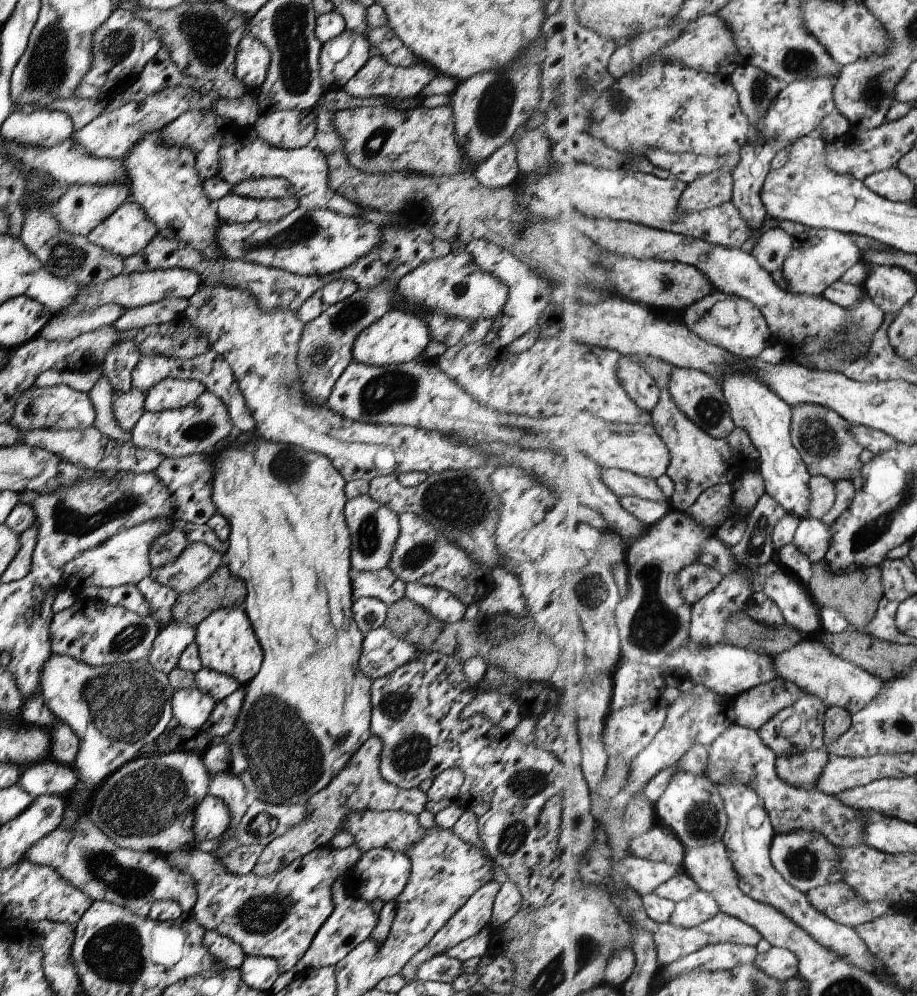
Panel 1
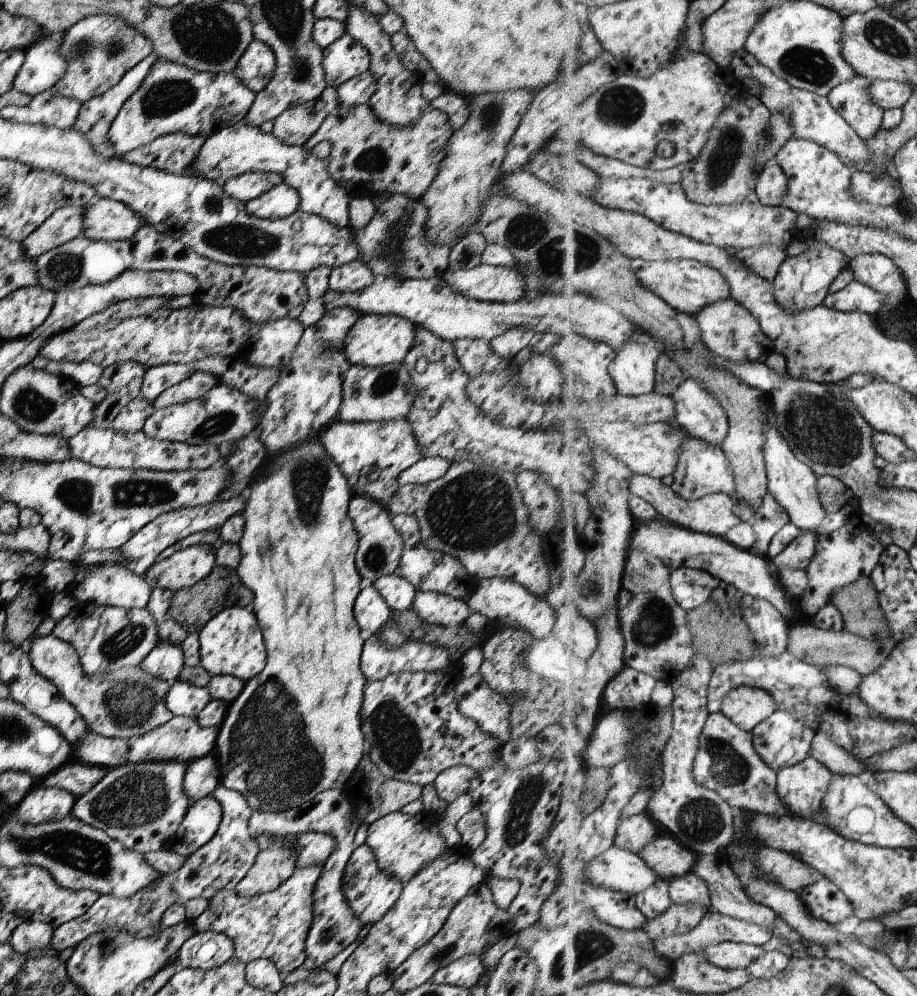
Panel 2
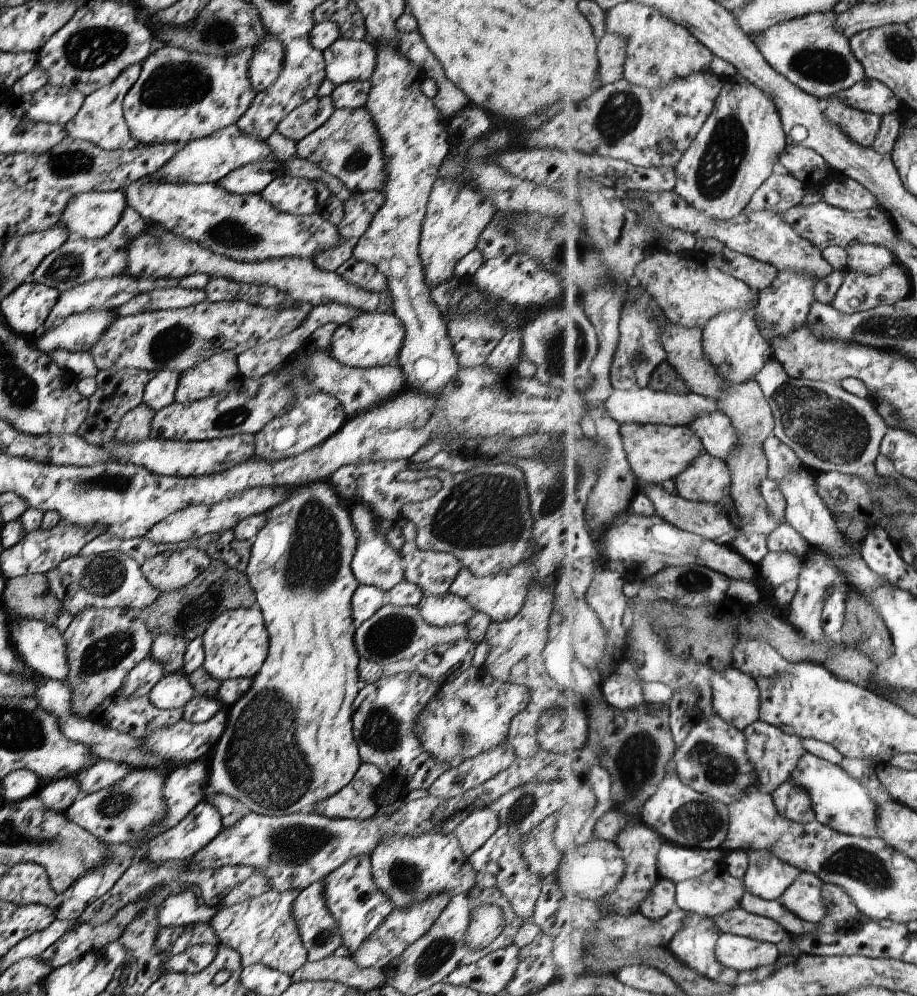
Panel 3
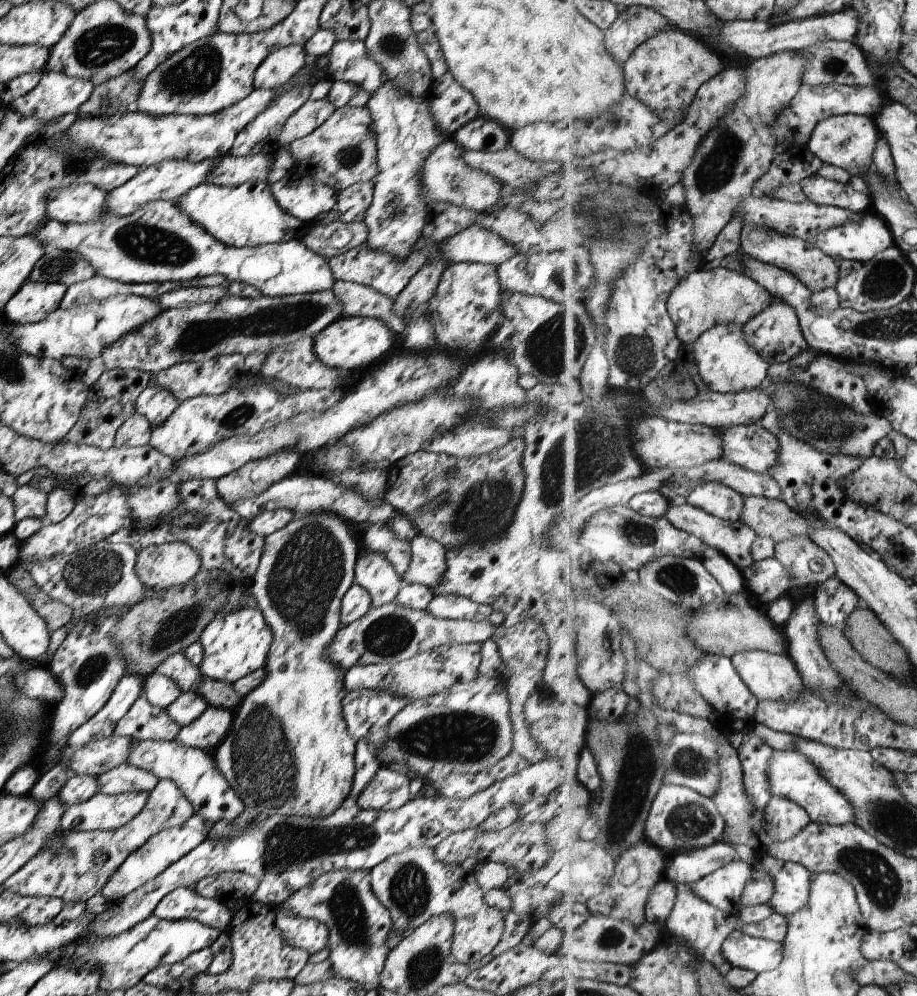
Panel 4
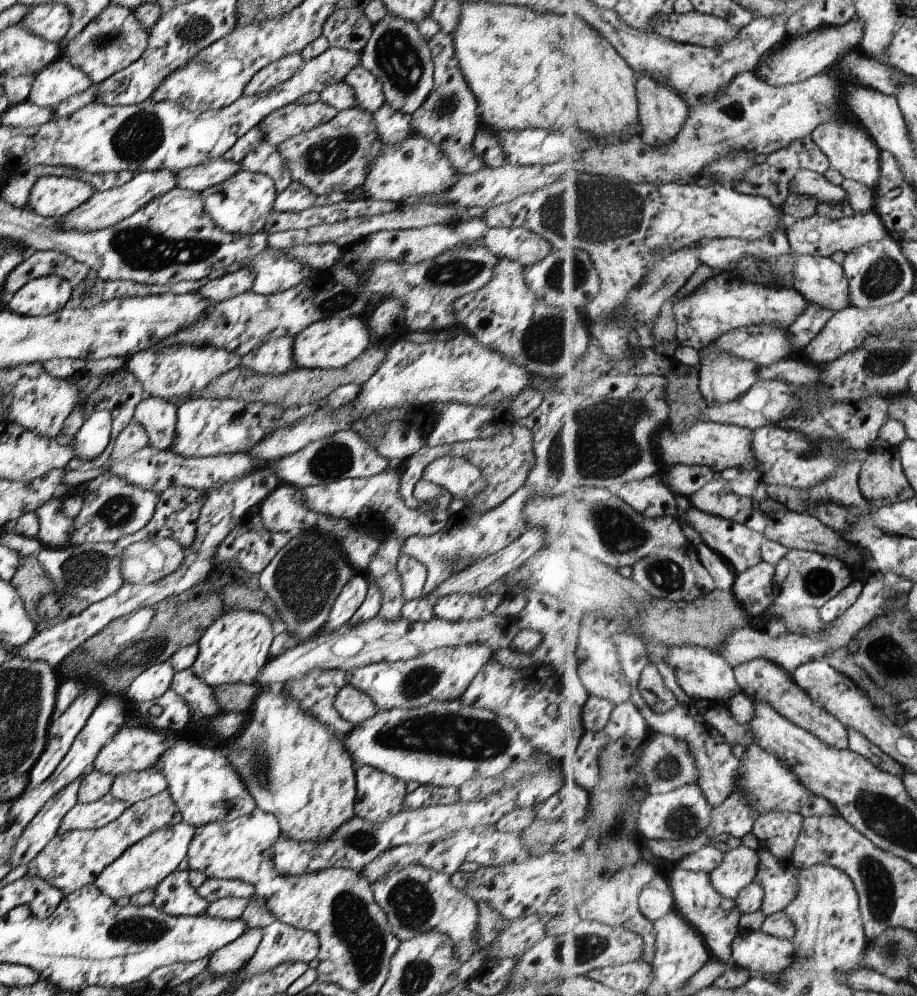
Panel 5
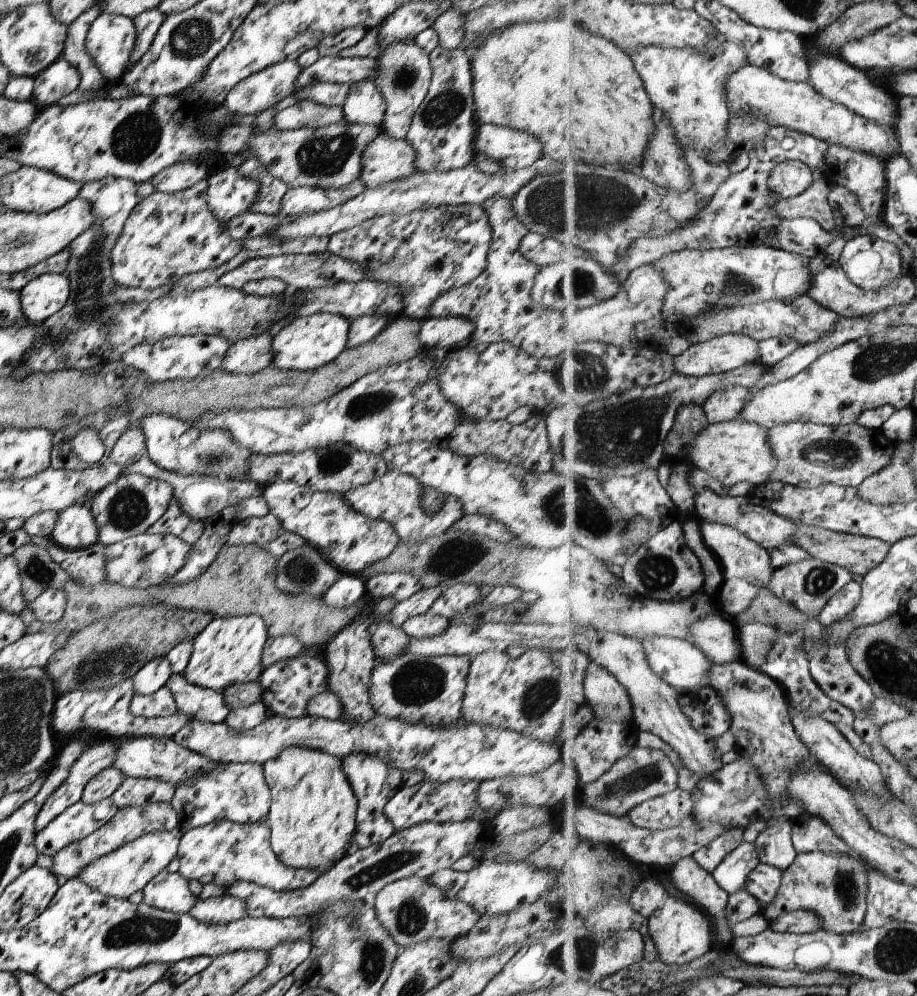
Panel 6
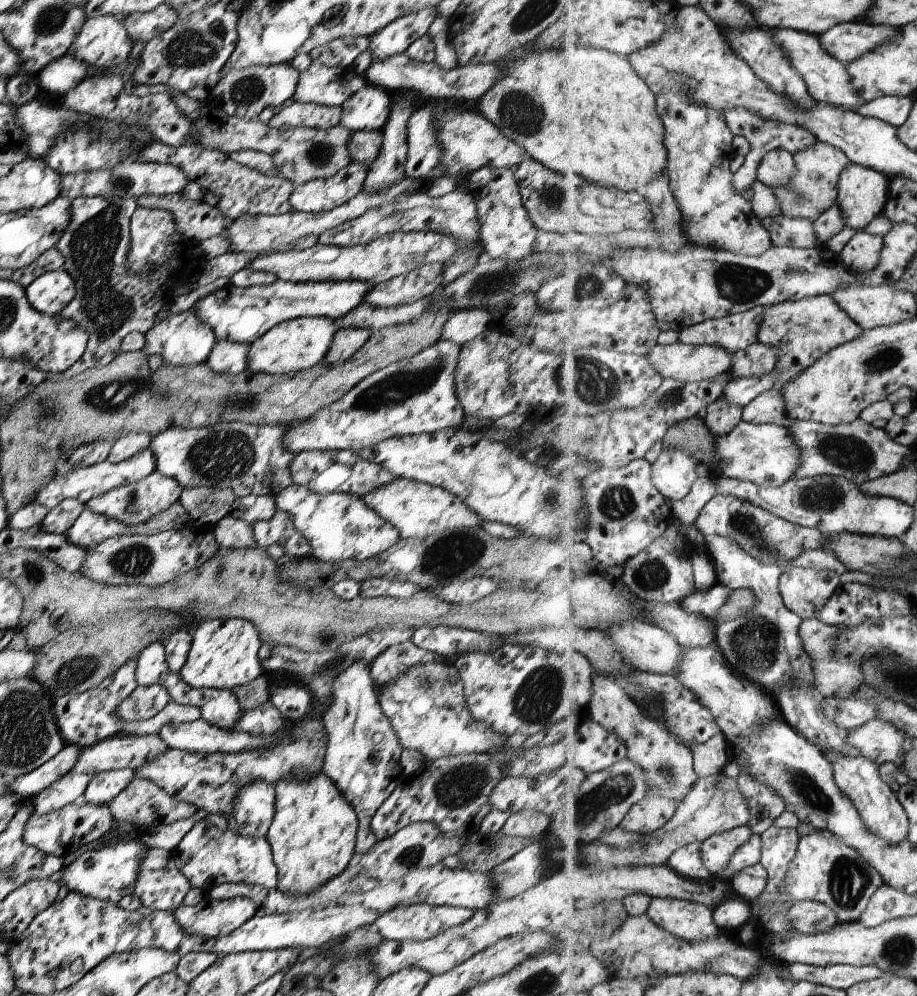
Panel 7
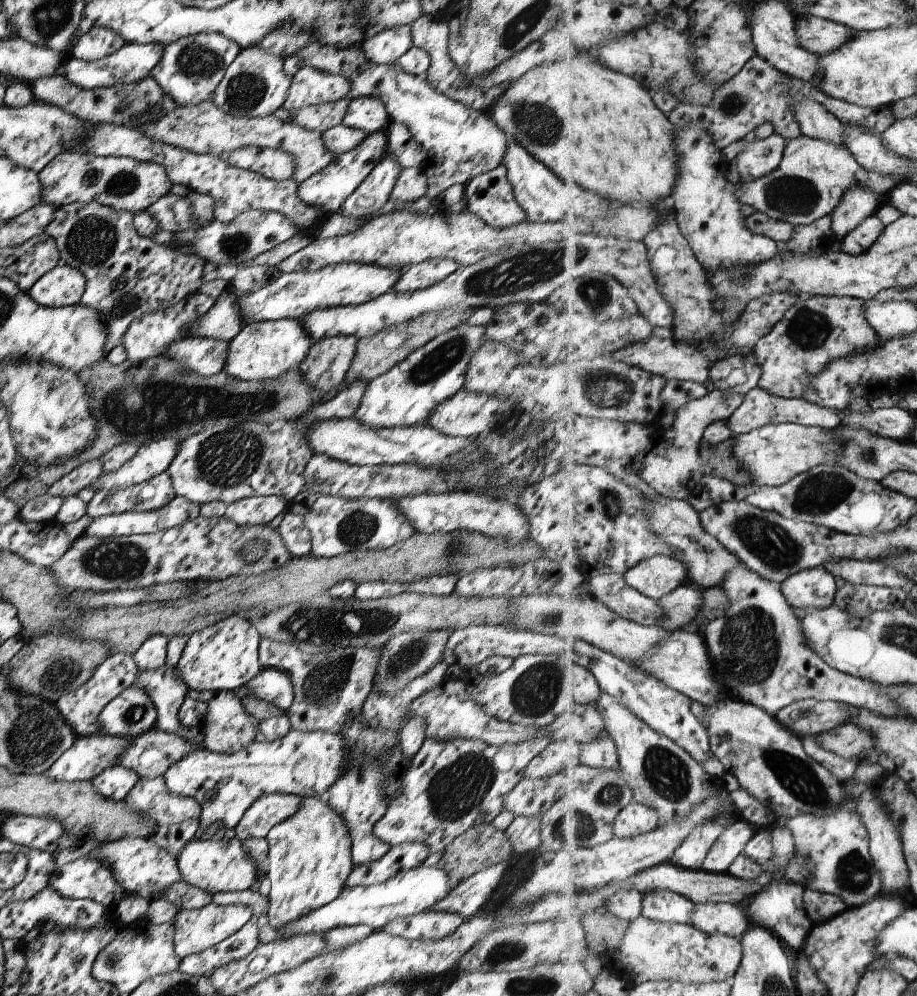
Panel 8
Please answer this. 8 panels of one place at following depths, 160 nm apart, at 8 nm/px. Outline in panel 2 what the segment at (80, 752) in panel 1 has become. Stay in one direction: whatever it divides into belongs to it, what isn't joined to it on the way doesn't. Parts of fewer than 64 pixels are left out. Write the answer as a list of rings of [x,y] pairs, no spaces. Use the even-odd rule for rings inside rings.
[[[51,634],[31,639],[28,660],[35,673],[49,680],[60,696],[76,709],[91,733],[129,740],[145,735],[145,732],[172,718],[171,712],[165,707],[169,683],[149,676],[139,666],[121,668],[103,677],[86,676],[80,668],[74,649]]]

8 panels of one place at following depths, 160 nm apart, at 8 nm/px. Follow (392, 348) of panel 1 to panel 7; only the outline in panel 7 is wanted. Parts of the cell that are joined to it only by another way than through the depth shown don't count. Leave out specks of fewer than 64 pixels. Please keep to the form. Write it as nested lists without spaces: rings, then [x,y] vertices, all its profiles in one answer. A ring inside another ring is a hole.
[[[299,317],[280,322],[248,344],[245,371],[287,375],[311,368],[323,360],[336,330],[332,319],[325,317]]]

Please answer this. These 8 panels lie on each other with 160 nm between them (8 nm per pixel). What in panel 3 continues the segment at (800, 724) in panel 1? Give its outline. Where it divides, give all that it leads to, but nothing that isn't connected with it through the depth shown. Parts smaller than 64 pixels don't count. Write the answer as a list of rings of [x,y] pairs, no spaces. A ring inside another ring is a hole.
[[[760,719],[751,724],[745,731],[747,736],[747,754],[751,764],[755,766],[755,774],[759,776],[760,788],[763,793],[773,793],[781,784],[790,780],[793,772],[799,766],[799,760],[807,754],[803,746],[803,738],[783,730],[781,726],[774,726]]]

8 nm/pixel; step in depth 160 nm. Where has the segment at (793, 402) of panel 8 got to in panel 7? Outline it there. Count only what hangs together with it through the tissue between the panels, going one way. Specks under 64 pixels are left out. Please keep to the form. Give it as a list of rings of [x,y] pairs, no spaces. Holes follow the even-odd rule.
[[[779,388],[760,394],[742,409],[742,417],[750,423],[775,423],[789,429],[797,422],[787,412],[786,400]]]

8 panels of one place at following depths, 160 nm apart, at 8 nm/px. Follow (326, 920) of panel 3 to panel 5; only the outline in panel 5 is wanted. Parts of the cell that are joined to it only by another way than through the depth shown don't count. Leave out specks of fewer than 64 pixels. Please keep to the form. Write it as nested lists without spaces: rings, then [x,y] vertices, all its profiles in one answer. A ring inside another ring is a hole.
[[[279,920],[262,929],[262,938],[255,954],[241,969],[241,980],[253,974],[273,970],[281,962],[308,963],[317,957],[319,940],[313,932],[288,926]]]

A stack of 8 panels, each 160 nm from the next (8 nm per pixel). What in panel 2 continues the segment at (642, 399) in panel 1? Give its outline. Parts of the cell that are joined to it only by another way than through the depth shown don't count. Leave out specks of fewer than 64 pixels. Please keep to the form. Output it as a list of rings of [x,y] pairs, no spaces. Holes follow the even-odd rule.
[[[637,334],[623,349],[617,348],[617,358],[611,362],[609,373],[616,391],[621,395],[643,396],[655,392],[657,362],[661,357],[659,342],[651,334]]]

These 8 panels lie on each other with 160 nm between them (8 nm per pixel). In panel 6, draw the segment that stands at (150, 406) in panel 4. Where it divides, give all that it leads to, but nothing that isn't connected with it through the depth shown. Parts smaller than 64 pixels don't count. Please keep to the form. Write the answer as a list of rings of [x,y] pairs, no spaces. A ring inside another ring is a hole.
[[[147,415],[140,418],[139,430],[144,434],[149,460],[157,468],[181,476],[209,475],[237,481],[251,482],[248,477],[252,452],[234,441],[225,429],[198,429],[191,423],[165,415]]]

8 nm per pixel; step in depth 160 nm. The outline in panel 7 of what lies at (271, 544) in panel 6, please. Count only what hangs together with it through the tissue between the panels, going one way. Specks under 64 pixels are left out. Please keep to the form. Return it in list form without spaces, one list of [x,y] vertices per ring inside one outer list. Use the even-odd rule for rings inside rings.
[[[276,510],[269,520],[254,522],[251,526],[257,547],[265,549],[269,544],[280,544],[285,548],[282,560],[310,554],[310,544],[294,527],[291,515],[282,510]]]

